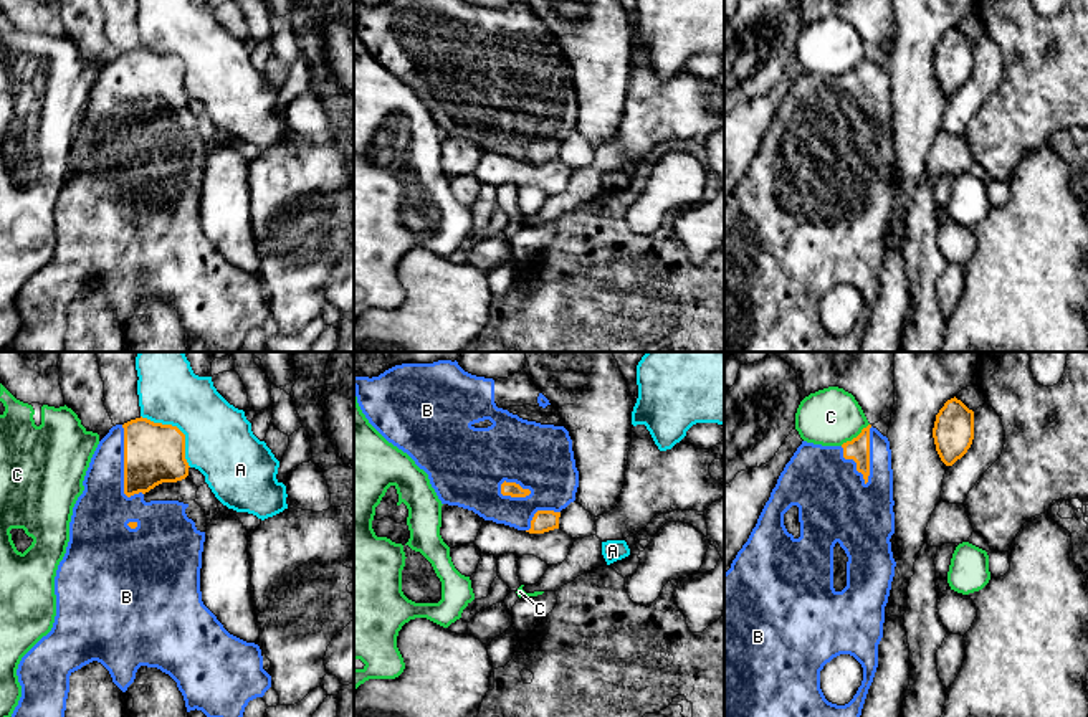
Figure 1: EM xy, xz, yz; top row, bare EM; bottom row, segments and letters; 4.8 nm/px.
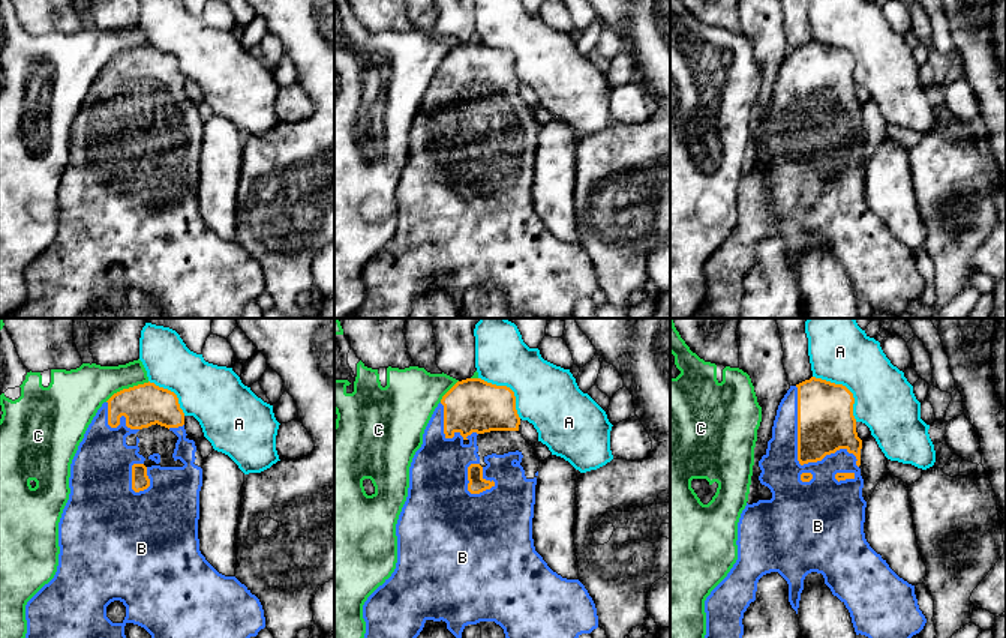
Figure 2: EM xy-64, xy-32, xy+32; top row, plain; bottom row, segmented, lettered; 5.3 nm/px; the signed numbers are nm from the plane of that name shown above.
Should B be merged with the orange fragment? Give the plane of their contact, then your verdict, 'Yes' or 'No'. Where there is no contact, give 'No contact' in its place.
Touches orange in yz. Yes

